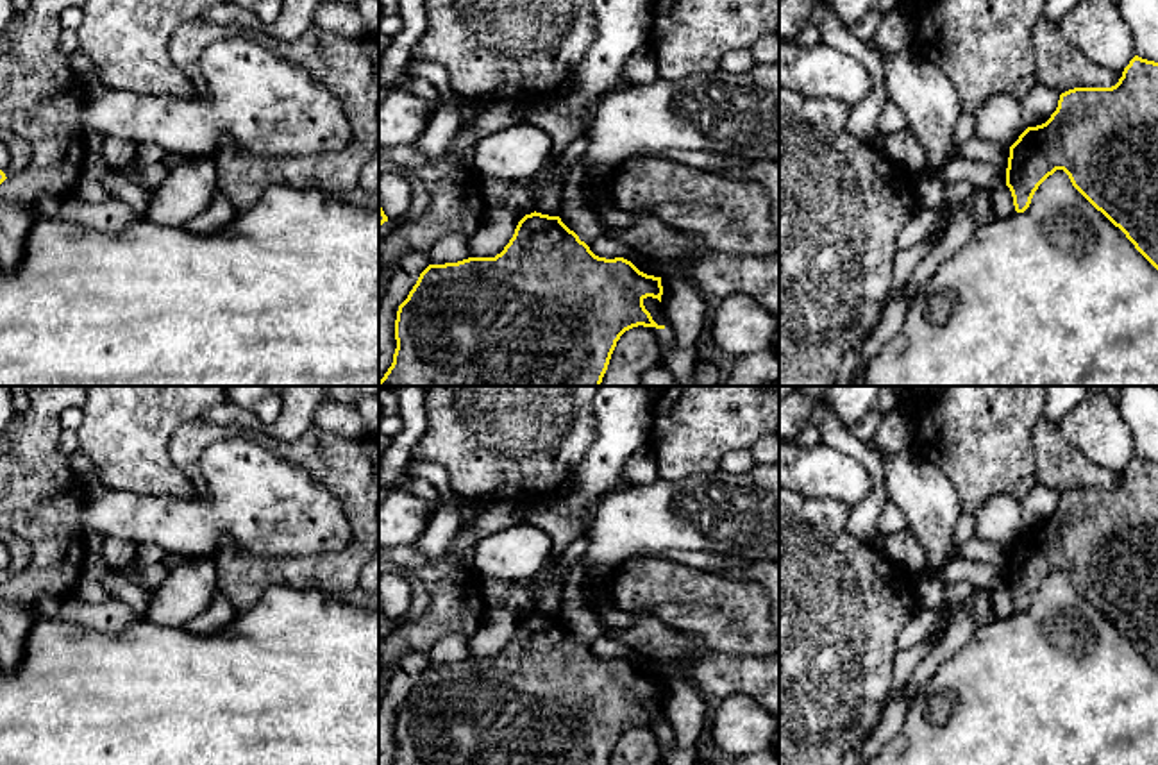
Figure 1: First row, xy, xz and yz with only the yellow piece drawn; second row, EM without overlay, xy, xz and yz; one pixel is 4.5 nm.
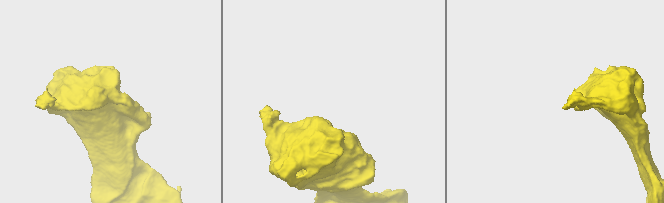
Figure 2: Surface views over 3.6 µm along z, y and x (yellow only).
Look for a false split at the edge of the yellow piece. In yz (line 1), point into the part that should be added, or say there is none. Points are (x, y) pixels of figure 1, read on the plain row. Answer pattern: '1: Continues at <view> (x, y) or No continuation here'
1: No continuation here

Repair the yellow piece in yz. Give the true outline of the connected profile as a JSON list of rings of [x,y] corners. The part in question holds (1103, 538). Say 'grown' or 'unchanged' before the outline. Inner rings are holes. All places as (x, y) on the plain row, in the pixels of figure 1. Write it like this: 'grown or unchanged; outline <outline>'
unchanged; outline [[[1135,456],[1112,488],[1074,488],[1060,495],[1051,518],[1028,527],[1010,547],[1006,586],[1017,613],[1024,613],[1038,586],[1063,570],[1072,586],[1158,670],[1158,463]]]

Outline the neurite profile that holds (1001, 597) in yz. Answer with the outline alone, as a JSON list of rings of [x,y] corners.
[[[1006,584],[990,590],[990,599],[994,606],[995,618],[1008,618],[1015,611],[1011,592]]]

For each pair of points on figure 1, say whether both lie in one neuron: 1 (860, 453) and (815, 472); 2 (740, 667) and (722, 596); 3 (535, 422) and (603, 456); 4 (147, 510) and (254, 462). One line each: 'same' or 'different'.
1: different
2: different
3: different
4: same

